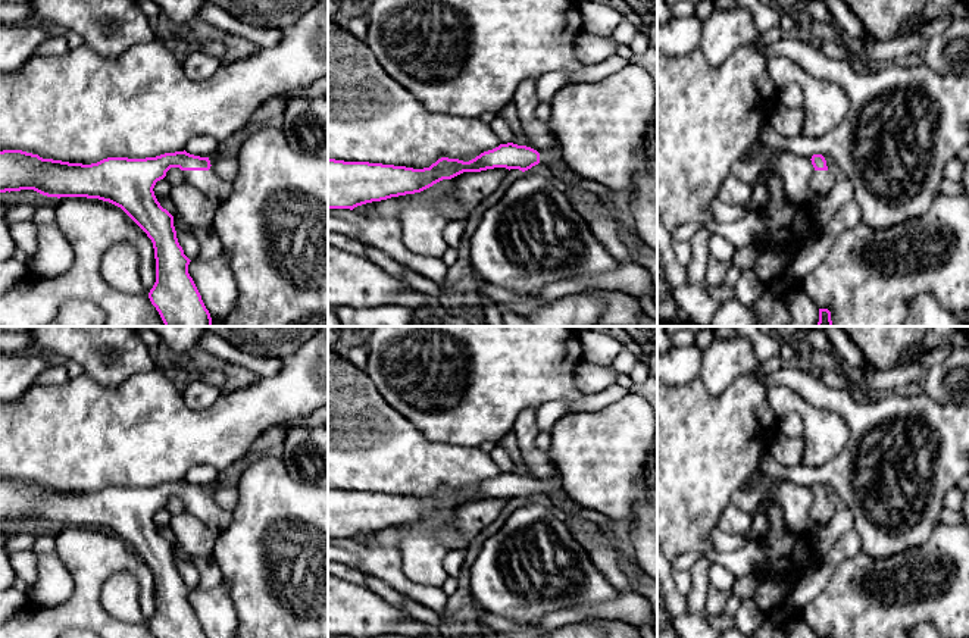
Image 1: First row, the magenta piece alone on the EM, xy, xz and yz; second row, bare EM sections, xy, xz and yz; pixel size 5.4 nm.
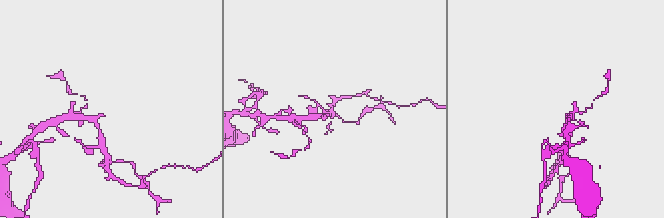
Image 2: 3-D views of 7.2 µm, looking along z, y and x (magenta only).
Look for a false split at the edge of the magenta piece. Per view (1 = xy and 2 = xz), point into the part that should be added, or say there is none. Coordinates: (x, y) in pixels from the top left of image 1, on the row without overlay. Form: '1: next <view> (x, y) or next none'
1: next xy (218, 519)
2: next xz (555, 482)

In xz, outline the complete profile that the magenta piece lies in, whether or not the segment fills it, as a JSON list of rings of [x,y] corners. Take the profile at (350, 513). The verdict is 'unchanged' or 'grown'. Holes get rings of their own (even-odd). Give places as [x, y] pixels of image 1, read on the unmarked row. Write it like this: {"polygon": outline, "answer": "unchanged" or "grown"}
{"polygon": [[[559,470],[550,481],[537,481],[513,472],[500,473],[469,491],[441,487],[423,498],[328,488],[328,538],[353,540],[366,532],[421,522],[463,501],[481,501],[494,497],[525,501],[548,490],[562,490]]], "answer": "grown"}

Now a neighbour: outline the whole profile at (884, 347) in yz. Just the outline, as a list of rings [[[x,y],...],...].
[[[840,326],[860,348],[872,372],[904,362],[931,326]]]

